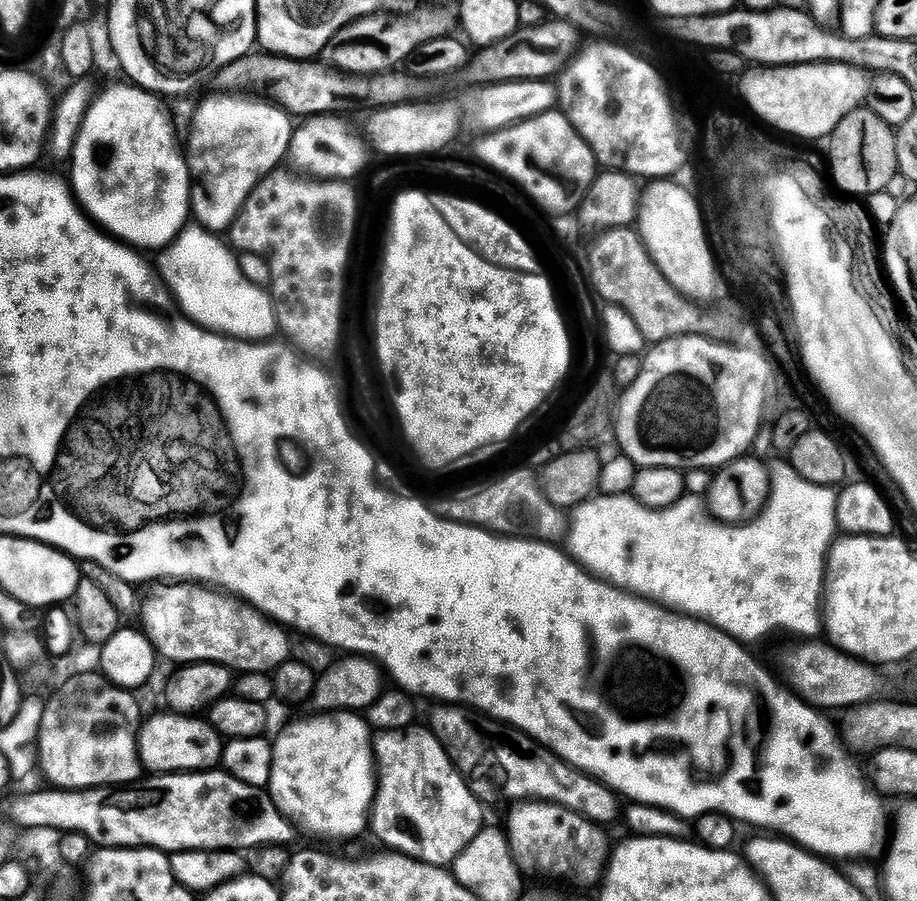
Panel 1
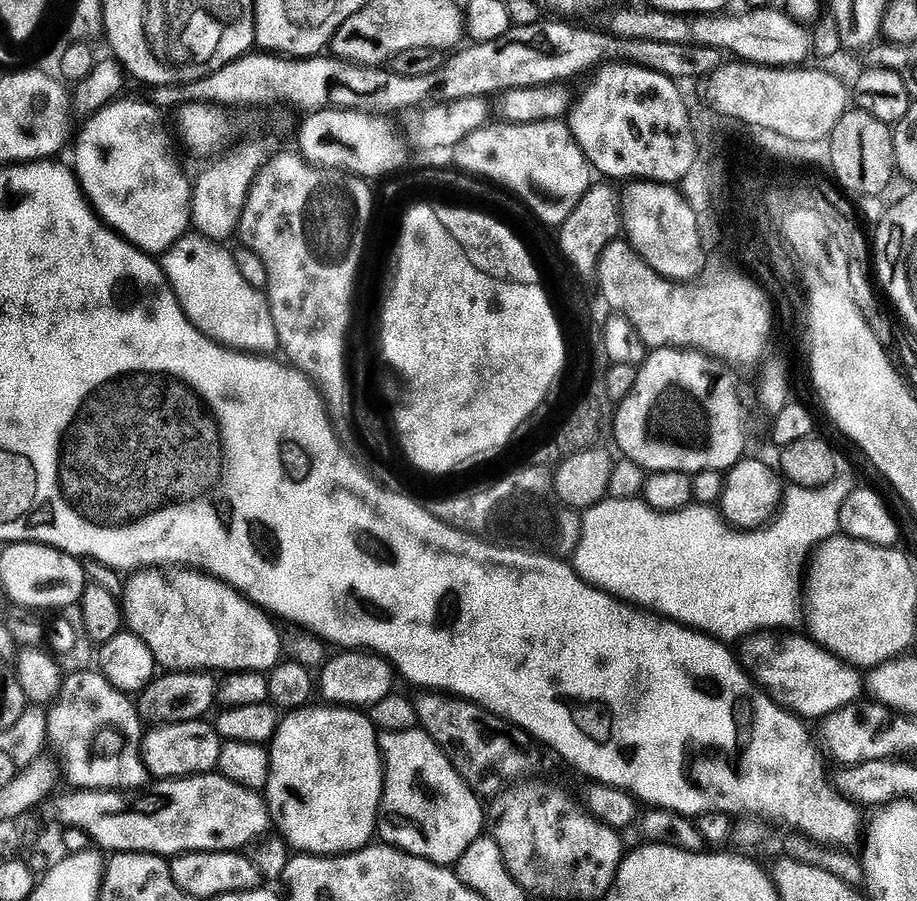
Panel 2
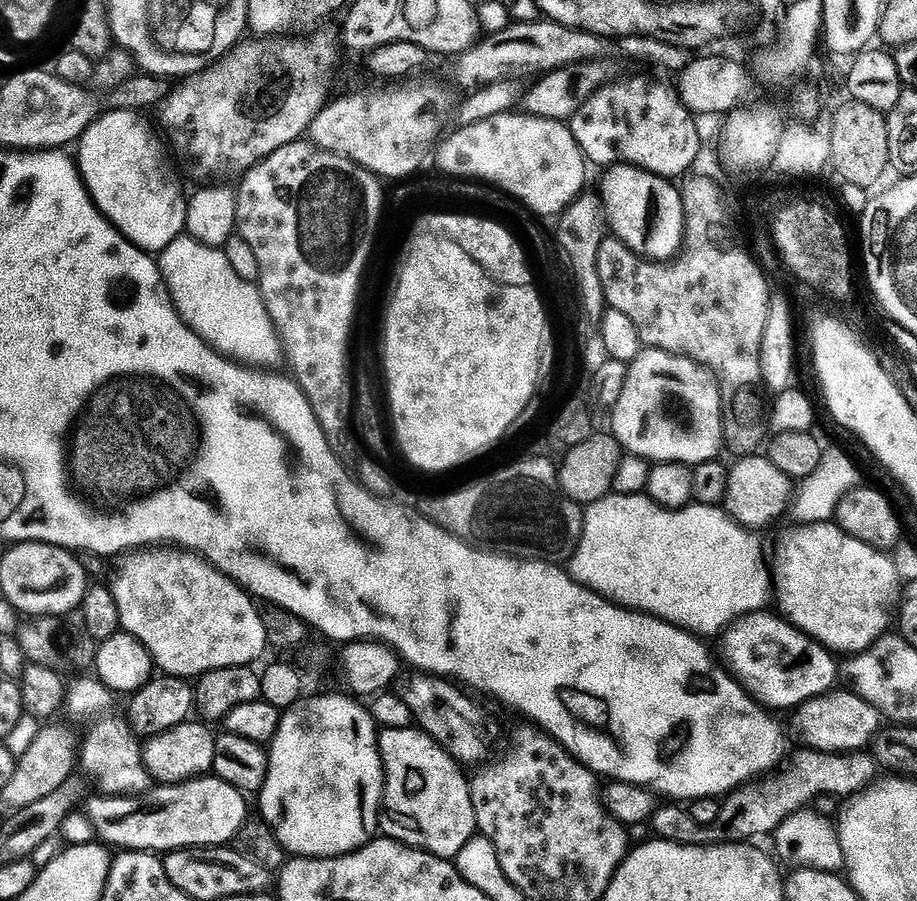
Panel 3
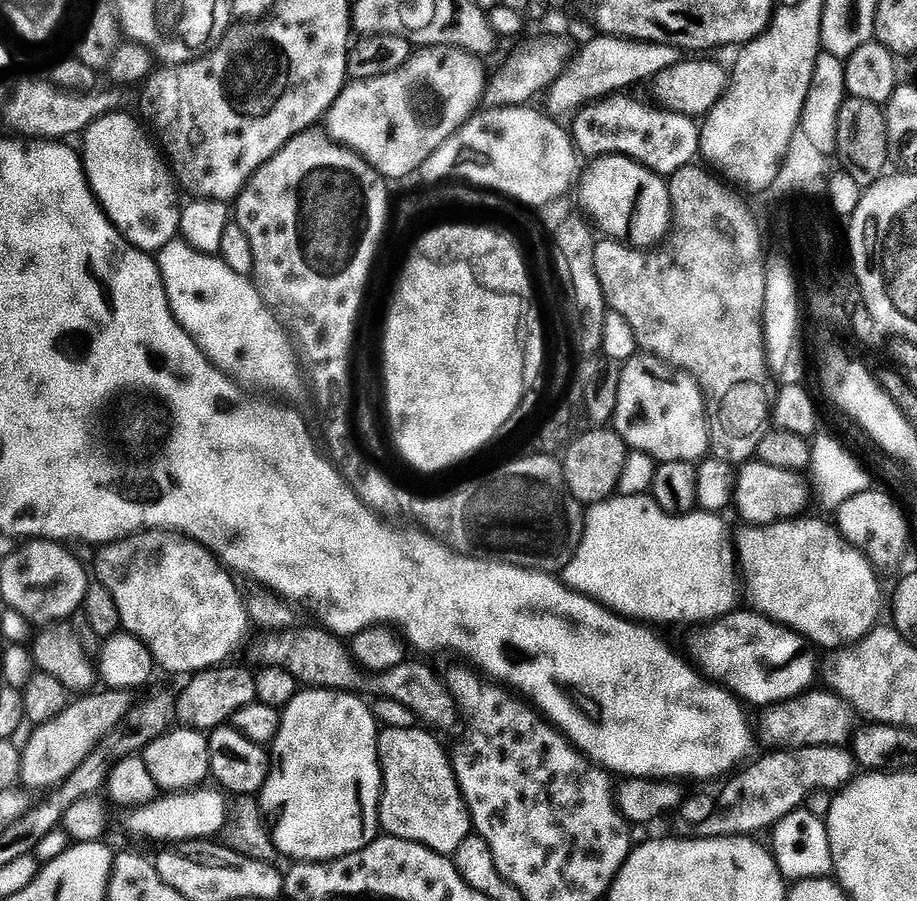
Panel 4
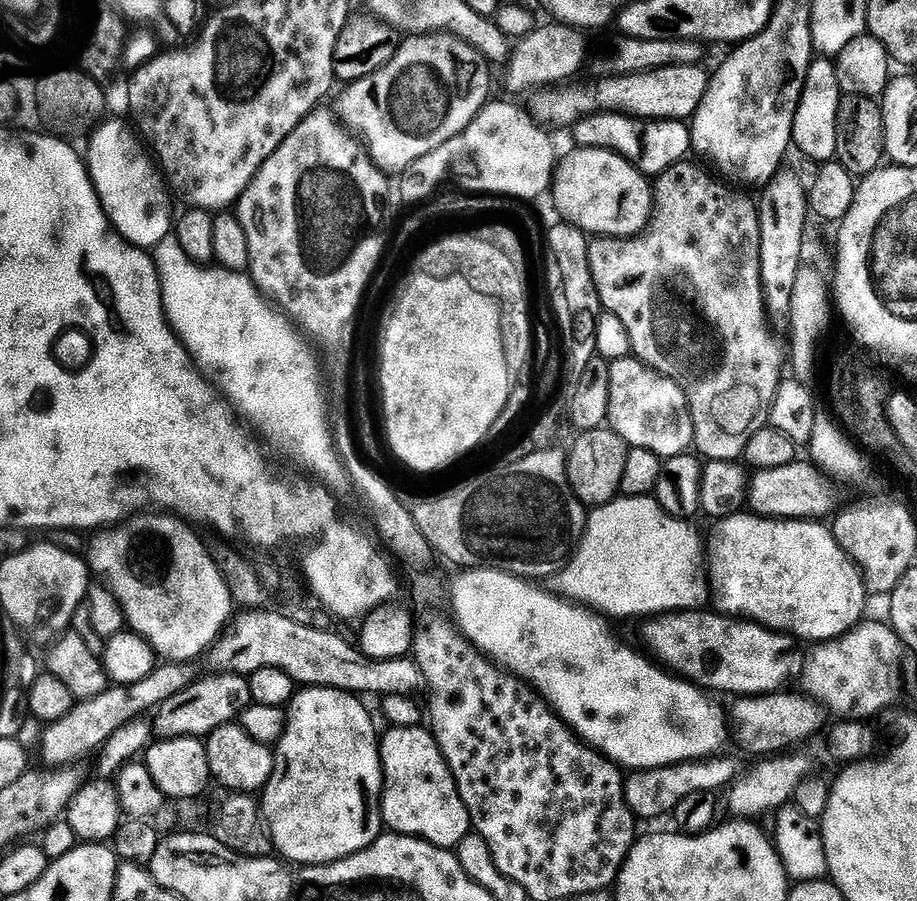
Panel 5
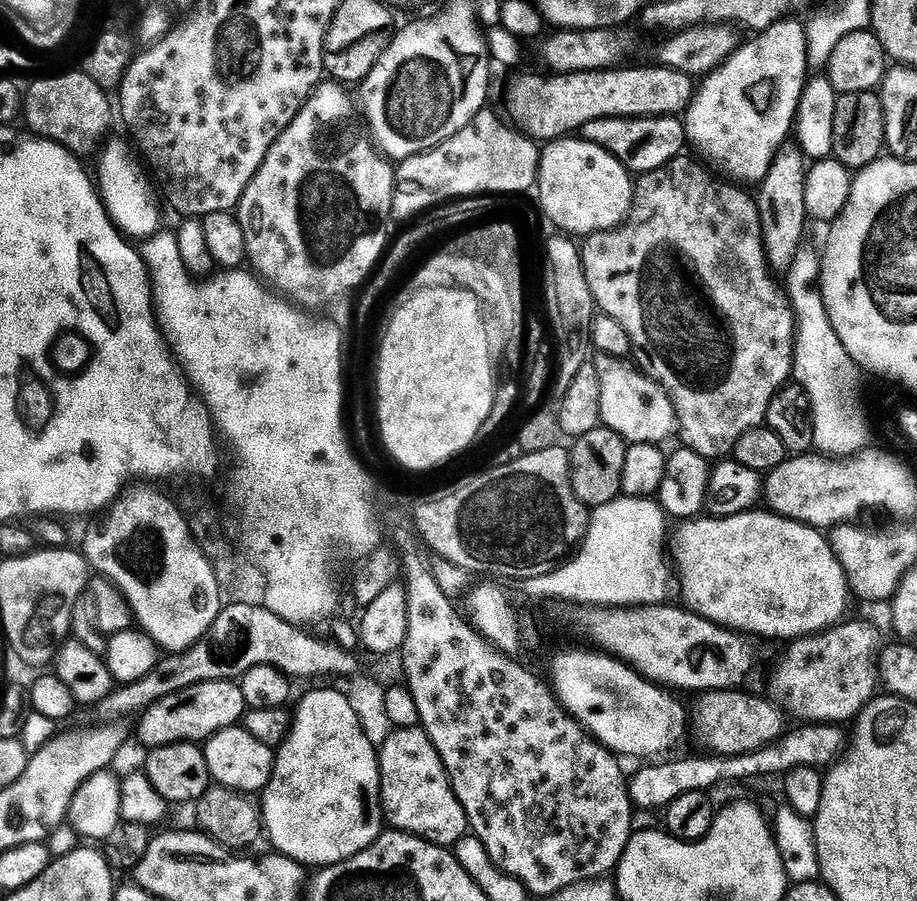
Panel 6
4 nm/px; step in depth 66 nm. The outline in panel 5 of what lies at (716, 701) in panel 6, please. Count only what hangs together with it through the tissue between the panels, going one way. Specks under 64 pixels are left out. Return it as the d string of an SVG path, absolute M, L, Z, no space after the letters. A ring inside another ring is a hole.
M781 690L766 696L742 696L735 701L736 709L730 712L734 721L734 736L753 758L767 758L795 749L795 744L816 736L824 728L826 708L819 700L799 691Z

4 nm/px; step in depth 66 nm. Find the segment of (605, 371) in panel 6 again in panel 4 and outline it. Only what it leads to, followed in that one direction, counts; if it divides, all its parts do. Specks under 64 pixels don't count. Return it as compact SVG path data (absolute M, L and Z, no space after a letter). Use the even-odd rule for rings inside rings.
M653 359L652 364L628 362L620 368L618 382L618 406L614 431L622 437L629 449L644 452L657 462L665 460L686 460L699 462L709 455L710 433L708 430L708 402L699 381L689 372L677 371L676 384L668 380L674 375L672 365Z

